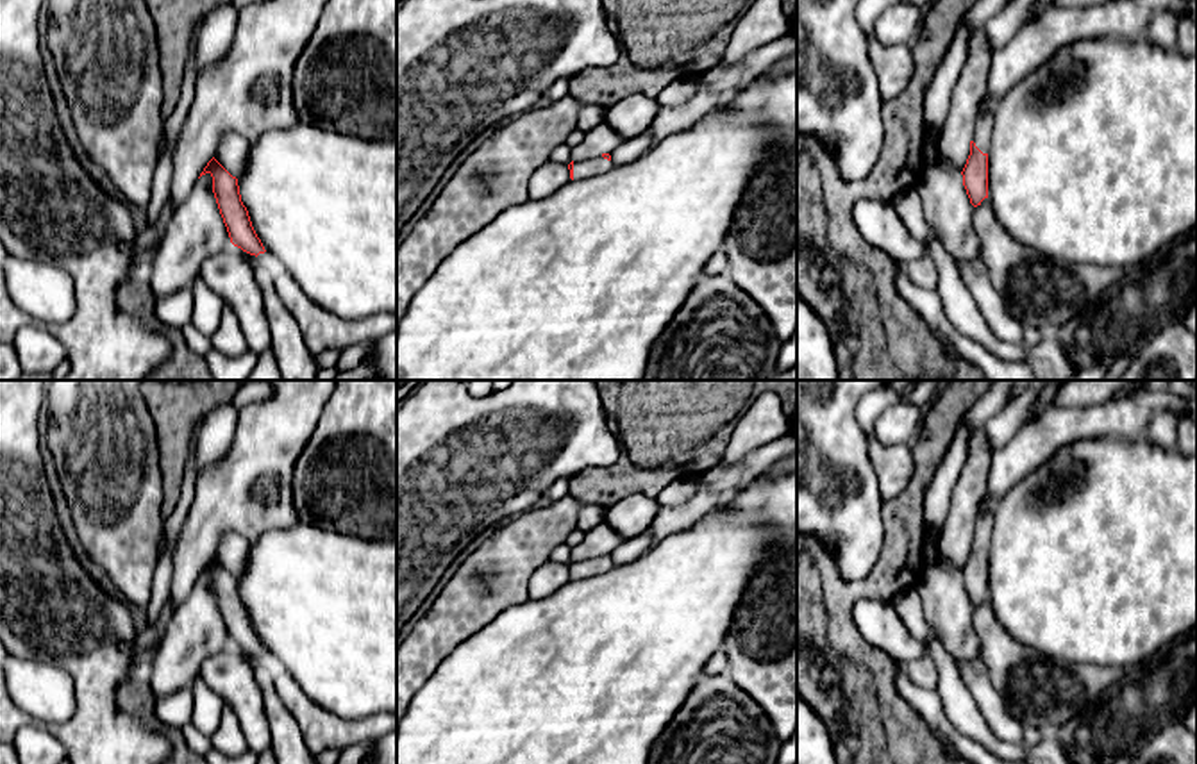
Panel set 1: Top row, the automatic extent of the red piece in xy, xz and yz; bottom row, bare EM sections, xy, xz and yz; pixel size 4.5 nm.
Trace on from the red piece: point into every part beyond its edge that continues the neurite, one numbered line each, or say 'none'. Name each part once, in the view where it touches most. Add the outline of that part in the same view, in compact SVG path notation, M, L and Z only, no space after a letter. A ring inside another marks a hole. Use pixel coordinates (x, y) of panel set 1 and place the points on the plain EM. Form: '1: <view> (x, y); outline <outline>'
1: yz (985, 518); outline M995 507L977 512L975 532L974 532L972 539L970 539L970 541L975 543L975 546L983 553L988 553L988 546L990 546L990 532L992 532L992 525L993 525L993 509Z

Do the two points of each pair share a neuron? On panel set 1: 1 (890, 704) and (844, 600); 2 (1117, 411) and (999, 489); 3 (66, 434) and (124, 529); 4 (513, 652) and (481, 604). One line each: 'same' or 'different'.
1: same
2: same
3: same
4: different

